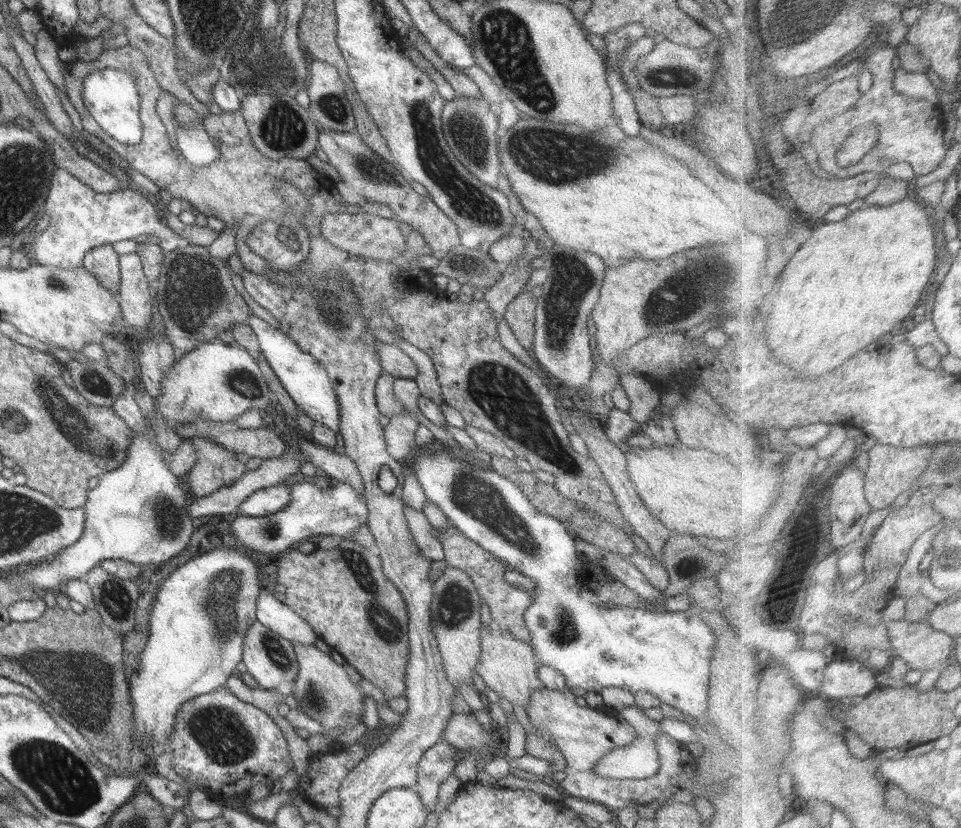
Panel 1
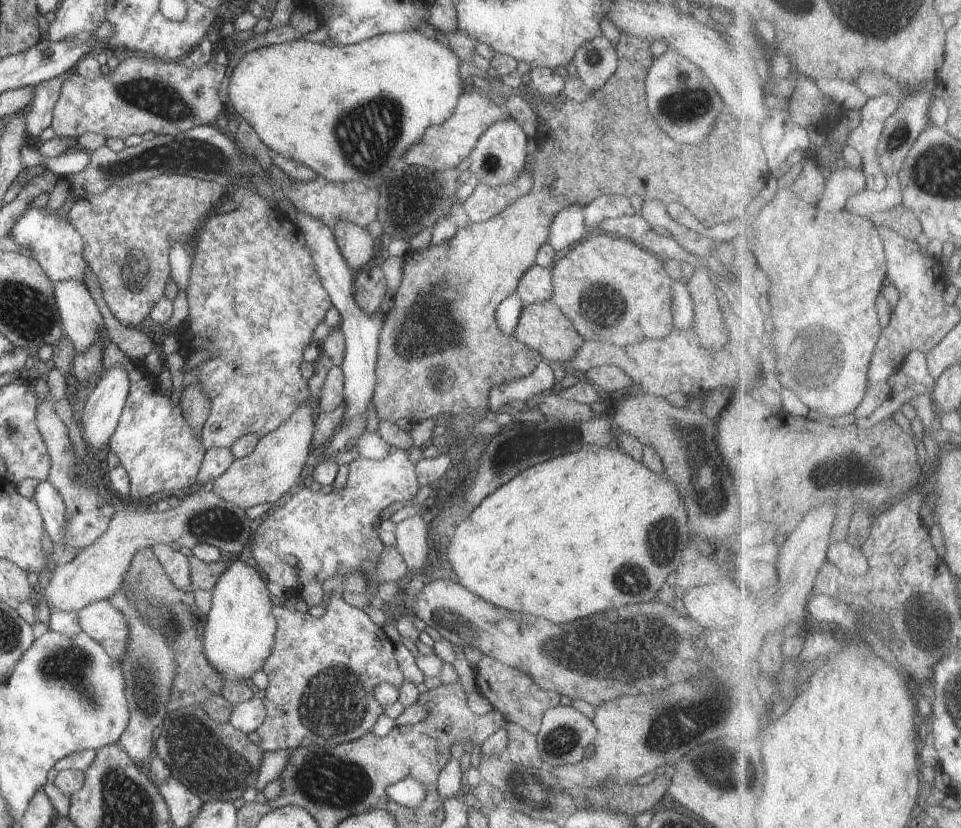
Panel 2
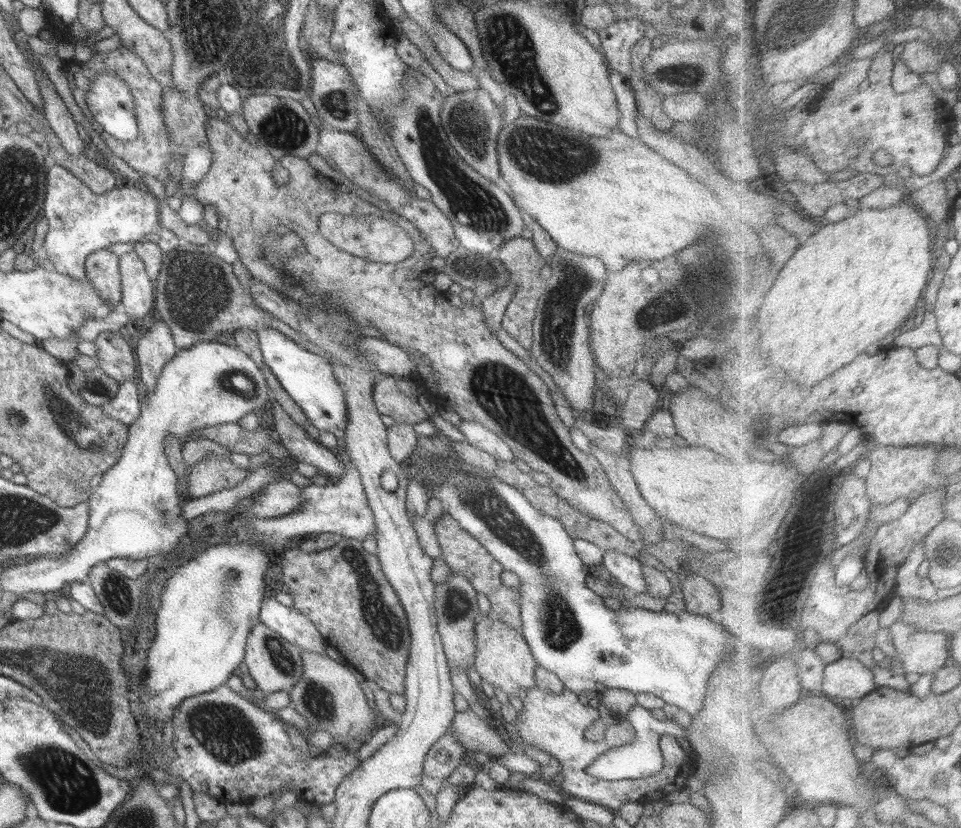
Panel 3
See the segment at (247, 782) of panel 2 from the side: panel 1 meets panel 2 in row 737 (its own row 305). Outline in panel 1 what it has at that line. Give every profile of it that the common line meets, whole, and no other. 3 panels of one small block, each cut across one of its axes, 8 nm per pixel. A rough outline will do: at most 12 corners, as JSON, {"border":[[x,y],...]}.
{"border":[[181,242],[151,284],[176,362],[252,314],[226,261]]}

